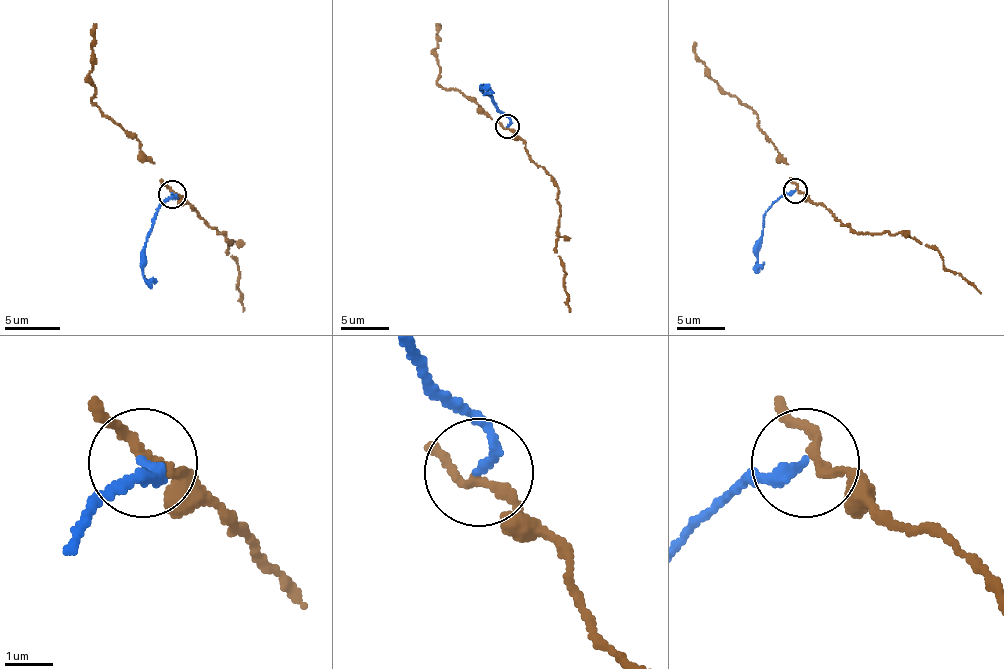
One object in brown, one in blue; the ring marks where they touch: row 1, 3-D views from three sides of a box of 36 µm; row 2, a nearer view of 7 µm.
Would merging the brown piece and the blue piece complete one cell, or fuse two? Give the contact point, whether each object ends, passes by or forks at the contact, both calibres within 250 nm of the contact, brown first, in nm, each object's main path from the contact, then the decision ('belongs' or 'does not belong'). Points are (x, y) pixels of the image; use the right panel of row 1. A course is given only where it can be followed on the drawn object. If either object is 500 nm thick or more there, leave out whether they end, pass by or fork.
place (795, 190); brown passes by; blue ends; calibres 190 and 220 nm; course brown (797, 190), (812, 202), (824, 204), (858, 233), (889, 231), (913, 236), (981, 294); course blue (795, 190), (790, 190), (763, 217), (758, 262), (761, 267); does not belong

